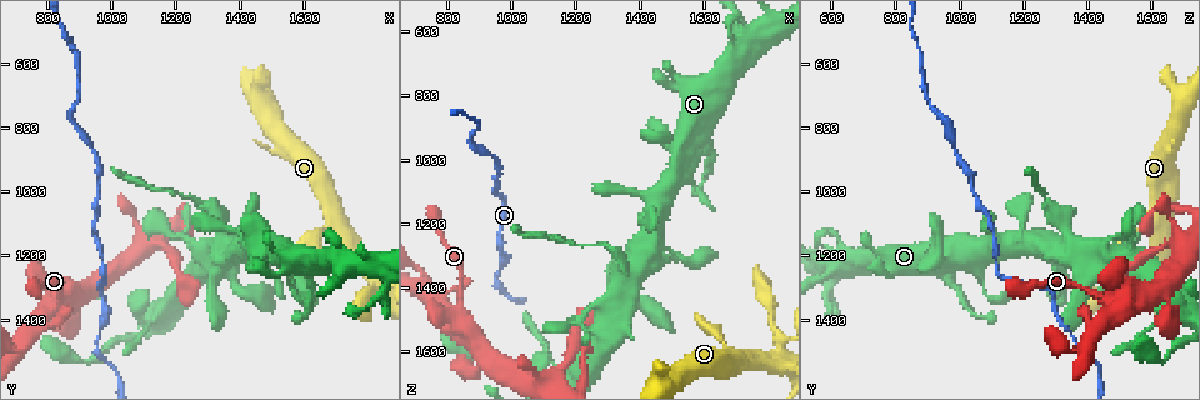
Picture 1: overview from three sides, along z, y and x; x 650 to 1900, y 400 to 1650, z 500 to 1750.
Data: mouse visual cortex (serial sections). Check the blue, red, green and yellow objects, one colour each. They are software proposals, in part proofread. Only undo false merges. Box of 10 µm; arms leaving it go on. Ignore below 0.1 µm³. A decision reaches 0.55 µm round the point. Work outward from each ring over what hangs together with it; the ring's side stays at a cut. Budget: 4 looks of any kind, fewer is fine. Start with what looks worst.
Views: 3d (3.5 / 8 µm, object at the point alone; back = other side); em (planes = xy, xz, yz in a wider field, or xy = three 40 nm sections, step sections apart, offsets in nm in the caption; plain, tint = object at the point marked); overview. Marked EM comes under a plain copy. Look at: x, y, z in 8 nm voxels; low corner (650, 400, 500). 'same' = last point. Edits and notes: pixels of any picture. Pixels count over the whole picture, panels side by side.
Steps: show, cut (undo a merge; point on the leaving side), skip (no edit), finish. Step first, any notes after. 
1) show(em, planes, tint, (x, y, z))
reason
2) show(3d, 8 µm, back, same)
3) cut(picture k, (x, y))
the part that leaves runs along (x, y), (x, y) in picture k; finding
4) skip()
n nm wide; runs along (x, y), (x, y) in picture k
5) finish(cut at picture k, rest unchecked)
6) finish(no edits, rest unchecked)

show(3d, 3.5 µm, (970, 1350, 1290))
thin neck

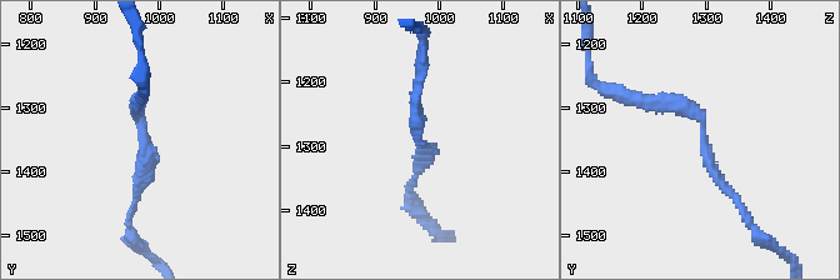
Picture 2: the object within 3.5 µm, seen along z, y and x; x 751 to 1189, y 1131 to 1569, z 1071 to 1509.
show(em, xy, step 2, tint, (960, 1340, 1295))
arms of 150, 150 nm; shape alone is not enough

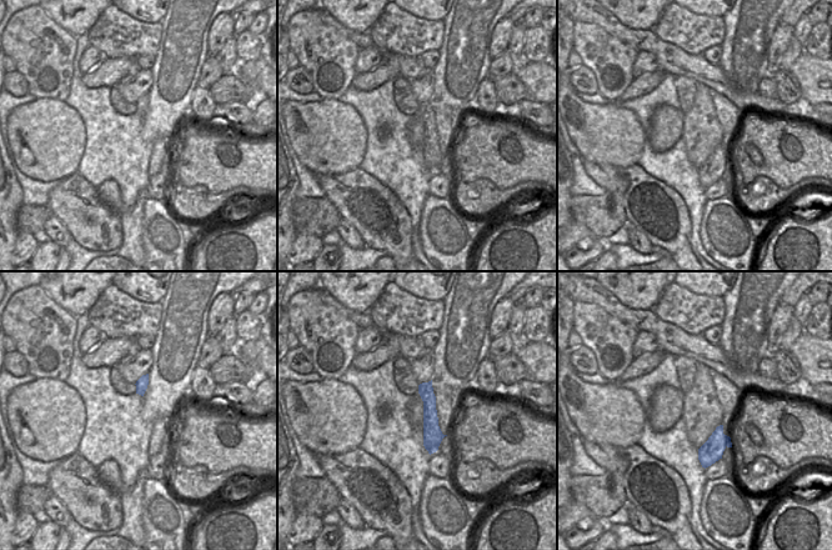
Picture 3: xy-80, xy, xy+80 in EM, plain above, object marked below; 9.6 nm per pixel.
skip()
runs along (638, 98), (695, 109), (708, 163), (740, 205) in picture 2; one cell here

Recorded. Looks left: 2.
show(3d, 8 µm, (1780, 1220, 610))
abrupt turn

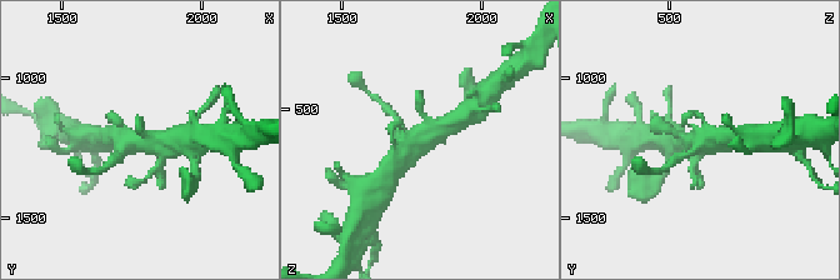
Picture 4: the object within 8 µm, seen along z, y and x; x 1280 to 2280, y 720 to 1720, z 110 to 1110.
show(em, xy, step 1, tint, same)

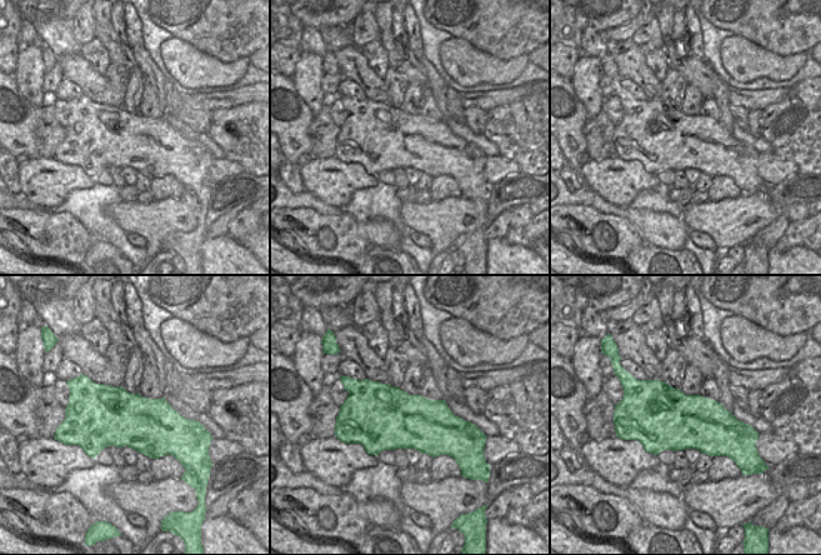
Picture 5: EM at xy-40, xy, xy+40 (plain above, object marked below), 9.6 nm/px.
skip()
runs along (390, 171), (413, 143), (444, 133) in picture 4; one cell here

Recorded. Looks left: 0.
finish(no edits, rest unchecked)

